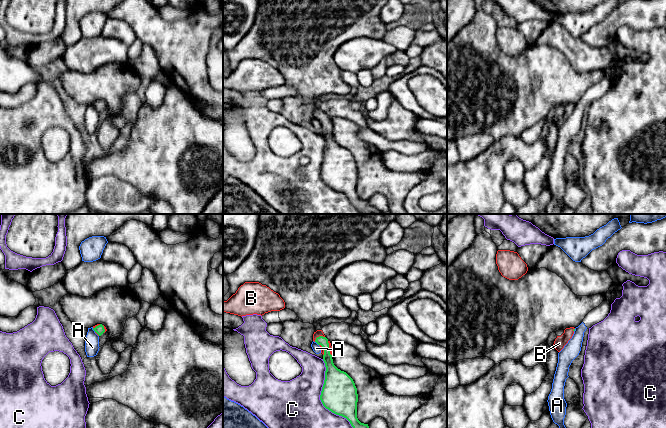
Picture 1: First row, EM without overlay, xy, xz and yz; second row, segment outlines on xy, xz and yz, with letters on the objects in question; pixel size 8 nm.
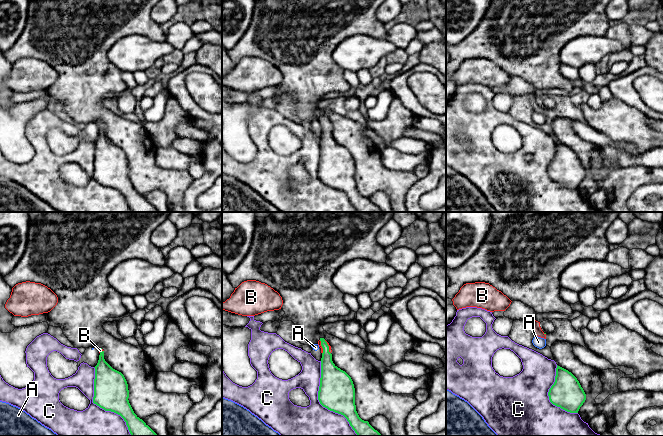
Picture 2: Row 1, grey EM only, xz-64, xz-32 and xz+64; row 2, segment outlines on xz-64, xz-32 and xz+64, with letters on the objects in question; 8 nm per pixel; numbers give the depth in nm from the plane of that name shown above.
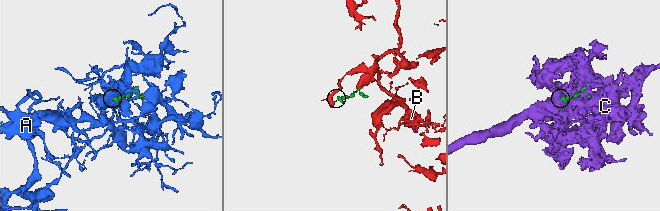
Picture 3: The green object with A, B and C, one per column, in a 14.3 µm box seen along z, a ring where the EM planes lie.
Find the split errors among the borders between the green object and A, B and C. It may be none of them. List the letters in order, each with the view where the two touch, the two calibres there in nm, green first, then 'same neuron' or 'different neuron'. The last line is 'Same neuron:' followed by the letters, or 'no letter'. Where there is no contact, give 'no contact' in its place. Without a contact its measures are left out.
A: contact in xy; calibres 70 and 110 nm; different neuron
B: contact in xz; calibres 80 and 50 nm; same neuron
C: contact in xz; calibres 280 and 380 nm; different neuron
Same neuron: B

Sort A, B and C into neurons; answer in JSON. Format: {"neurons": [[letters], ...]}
{"neurons": [["A"], ["B"], ["C"]]}

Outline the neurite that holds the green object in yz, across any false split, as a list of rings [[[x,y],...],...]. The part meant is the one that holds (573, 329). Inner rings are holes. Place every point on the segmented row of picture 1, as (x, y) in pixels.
[[[574,327],[566,328],[561,336],[557,336],[557,338],[554,341],[553,347],[558,352],[560,352],[568,343],[568,341],[572,338],[574,331],[575,331]]]

